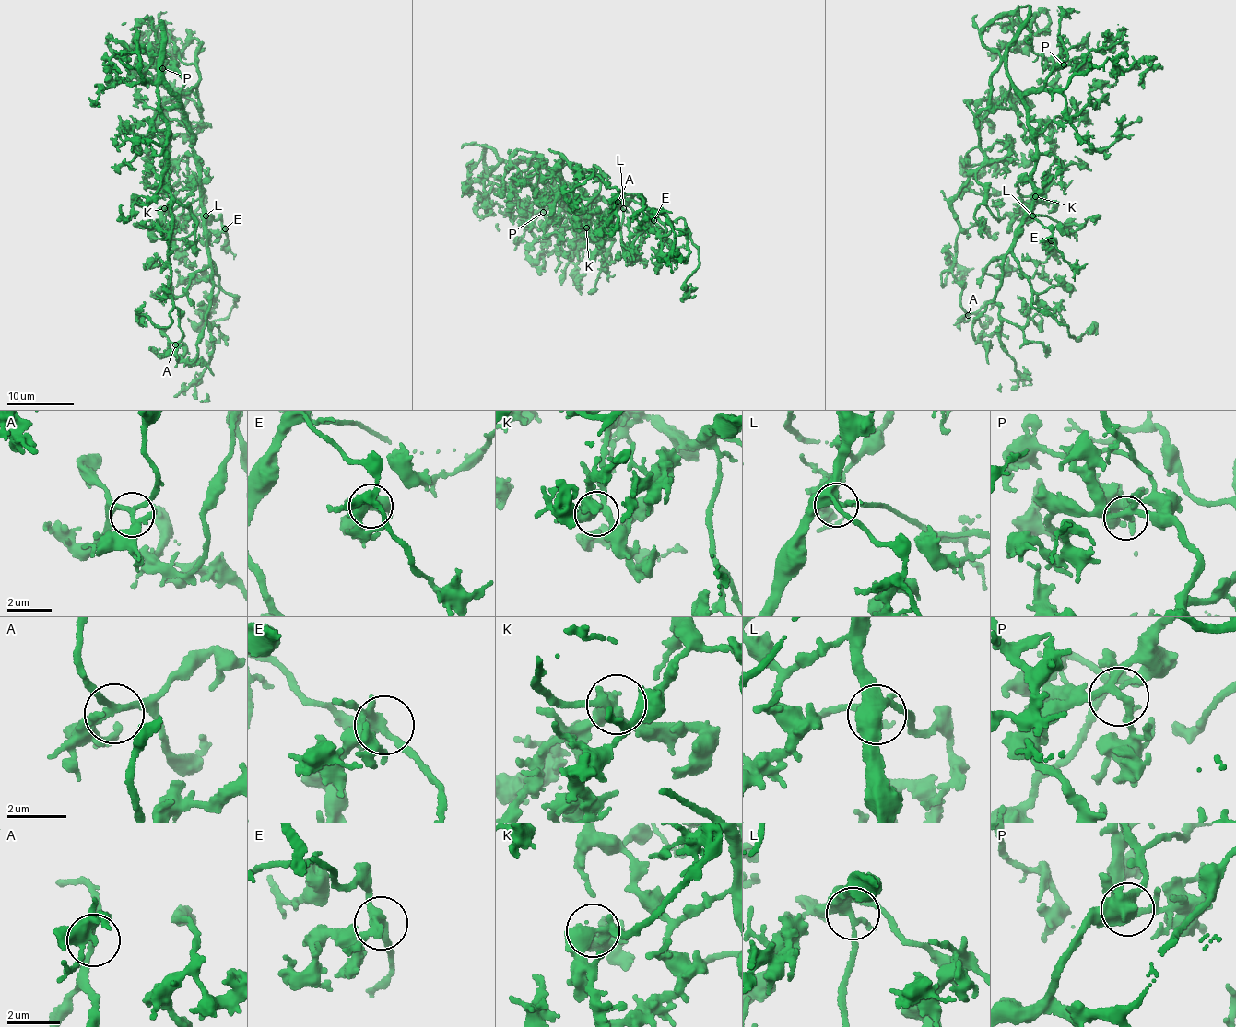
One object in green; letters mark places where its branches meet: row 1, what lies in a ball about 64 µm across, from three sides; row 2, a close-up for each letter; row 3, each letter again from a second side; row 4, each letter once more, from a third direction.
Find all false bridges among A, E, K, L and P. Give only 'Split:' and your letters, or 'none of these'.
Split: none of these

